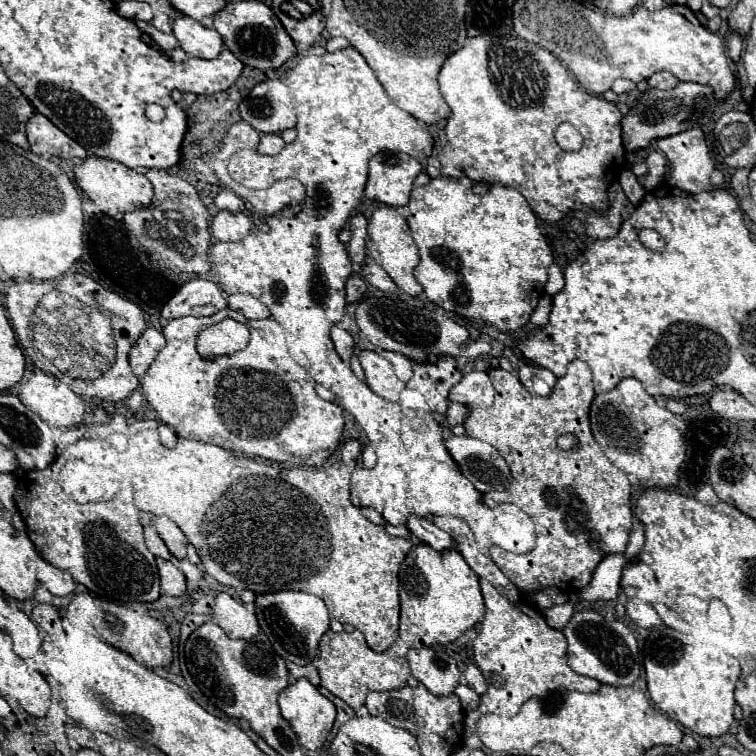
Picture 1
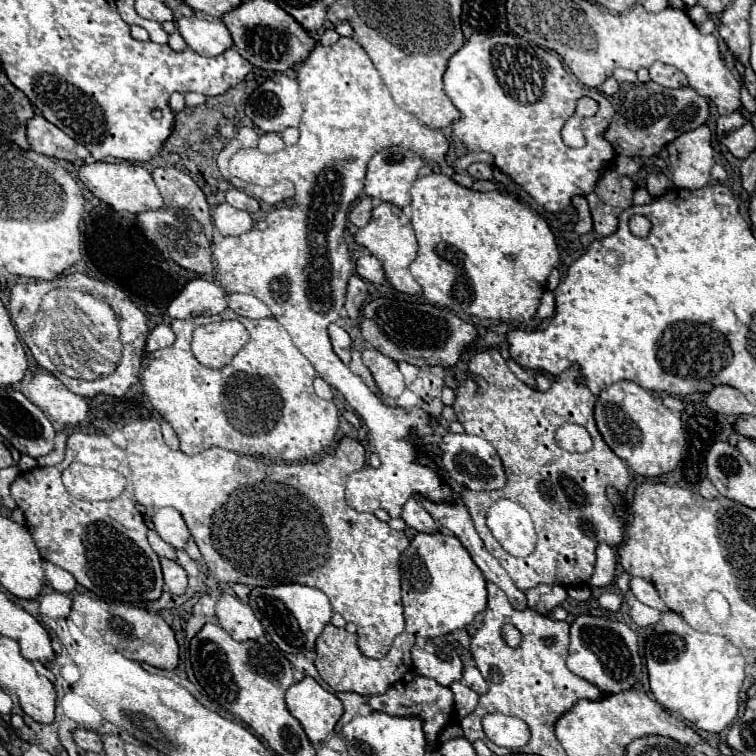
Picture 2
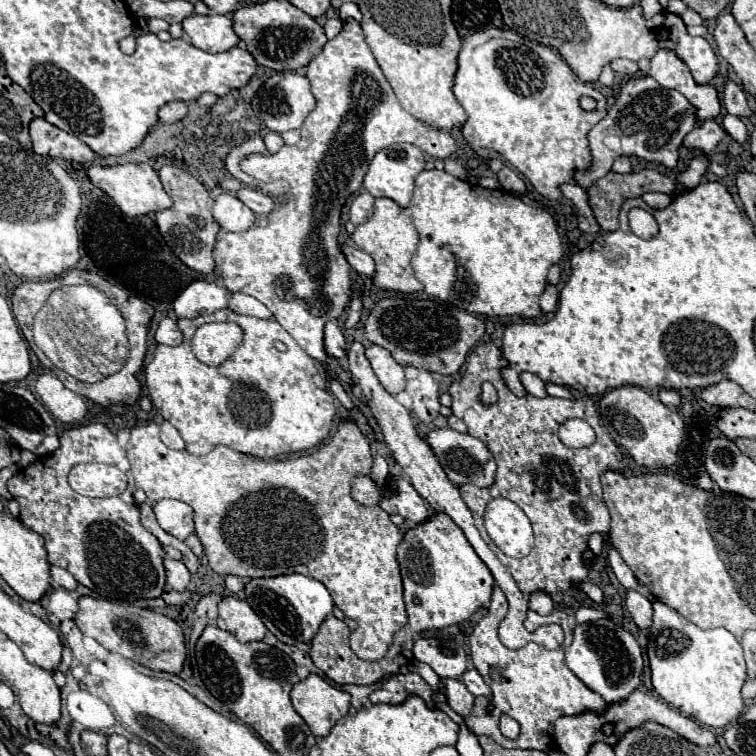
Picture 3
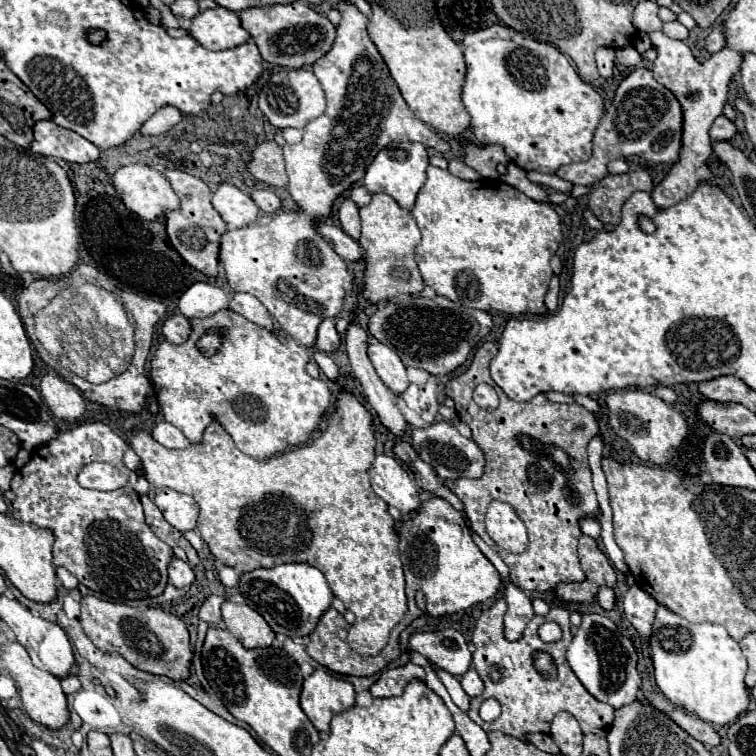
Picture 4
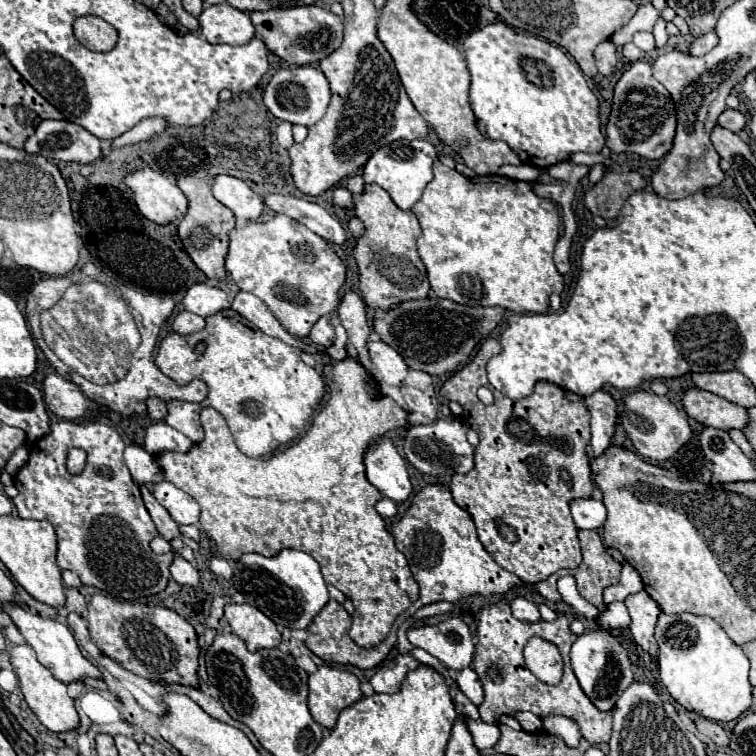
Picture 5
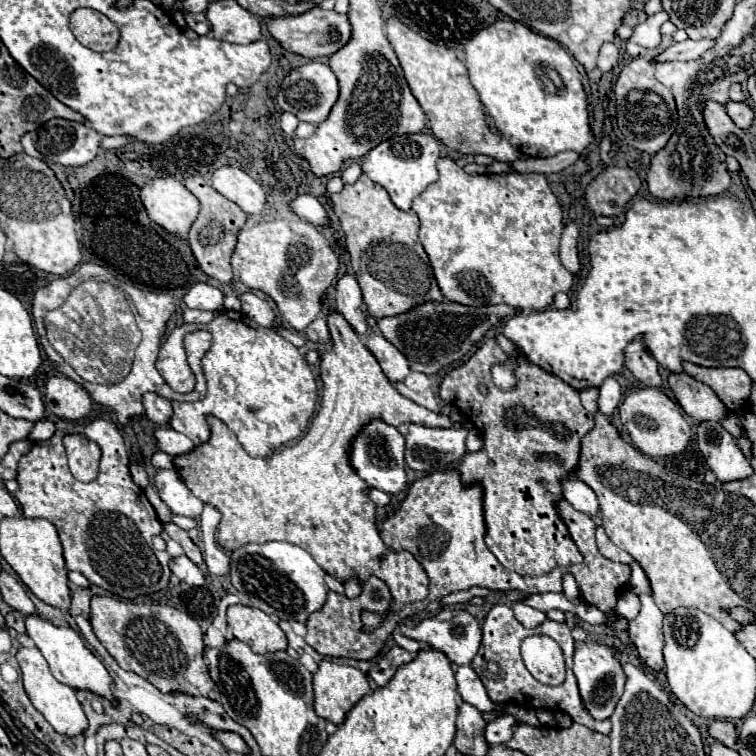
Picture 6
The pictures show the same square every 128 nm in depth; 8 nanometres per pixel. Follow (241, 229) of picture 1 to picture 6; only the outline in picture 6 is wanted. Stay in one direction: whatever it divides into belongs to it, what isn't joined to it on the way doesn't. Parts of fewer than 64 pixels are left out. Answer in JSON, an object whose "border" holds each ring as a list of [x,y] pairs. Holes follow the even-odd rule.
{"border":[[[222,166],[212,174],[212,188],[236,202],[246,214],[260,214],[266,204],[262,186],[236,166]]]}

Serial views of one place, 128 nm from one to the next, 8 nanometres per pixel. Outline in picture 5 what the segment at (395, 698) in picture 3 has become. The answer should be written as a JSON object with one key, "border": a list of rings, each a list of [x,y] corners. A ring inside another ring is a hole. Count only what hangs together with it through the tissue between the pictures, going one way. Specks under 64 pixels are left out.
{"border":[[[396,654],[392,660],[386,660],[370,678],[374,692],[398,692],[406,672],[418,668],[418,664],[410,654]]]}

